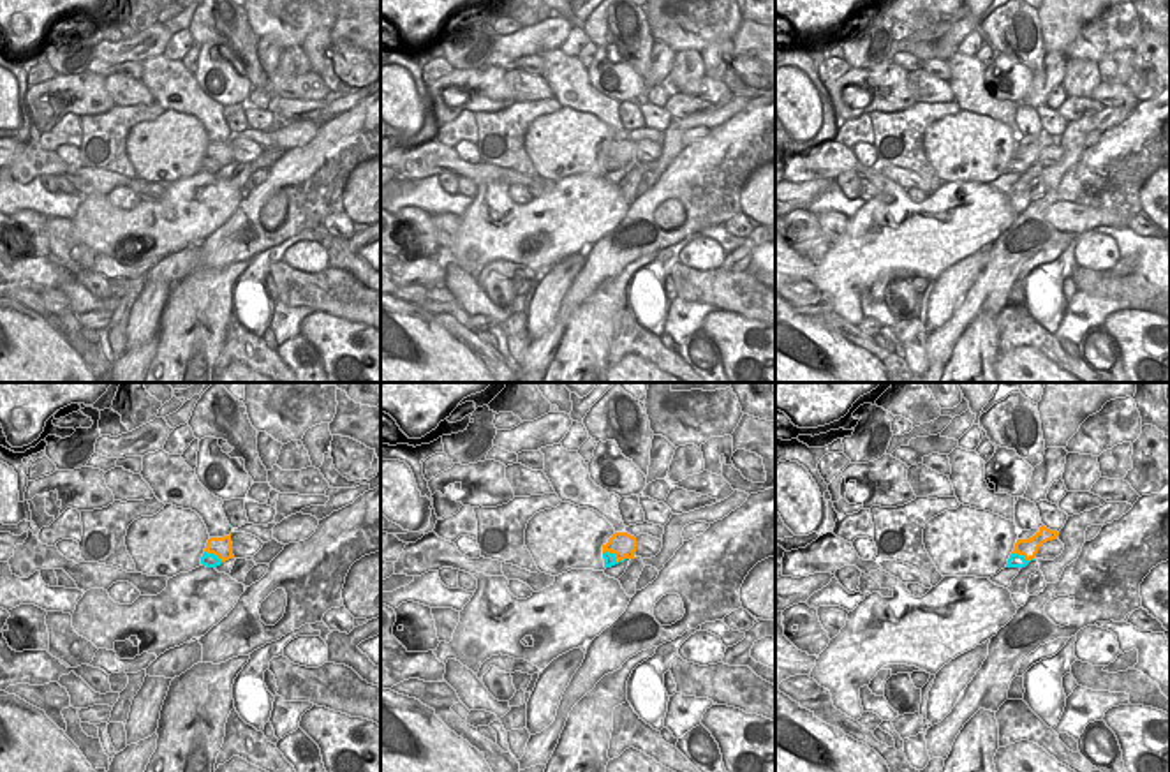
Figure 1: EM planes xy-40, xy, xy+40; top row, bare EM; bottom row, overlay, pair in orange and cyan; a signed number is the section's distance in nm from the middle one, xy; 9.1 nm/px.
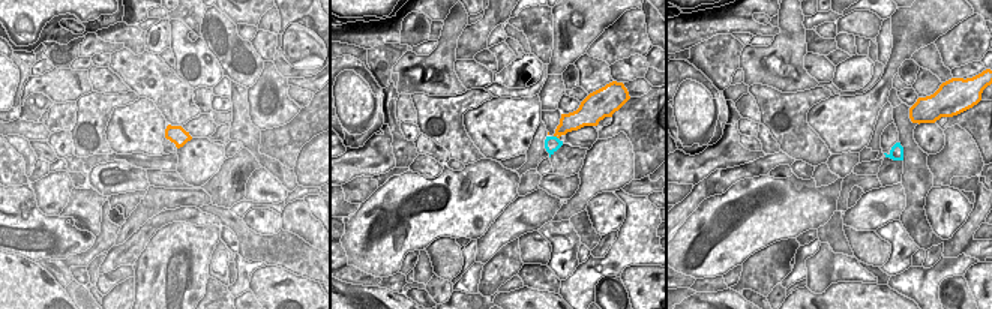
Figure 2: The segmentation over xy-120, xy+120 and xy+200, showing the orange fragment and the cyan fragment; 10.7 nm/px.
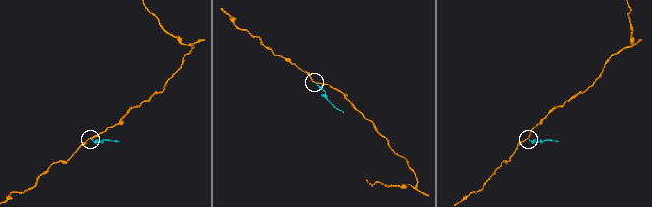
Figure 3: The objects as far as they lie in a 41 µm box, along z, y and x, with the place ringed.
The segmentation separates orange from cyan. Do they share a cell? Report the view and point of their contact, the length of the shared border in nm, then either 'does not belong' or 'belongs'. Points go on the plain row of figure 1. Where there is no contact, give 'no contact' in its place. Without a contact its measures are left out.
meets orange in xy+40 at (1024, 163); contact 220 nm long; does not belong

